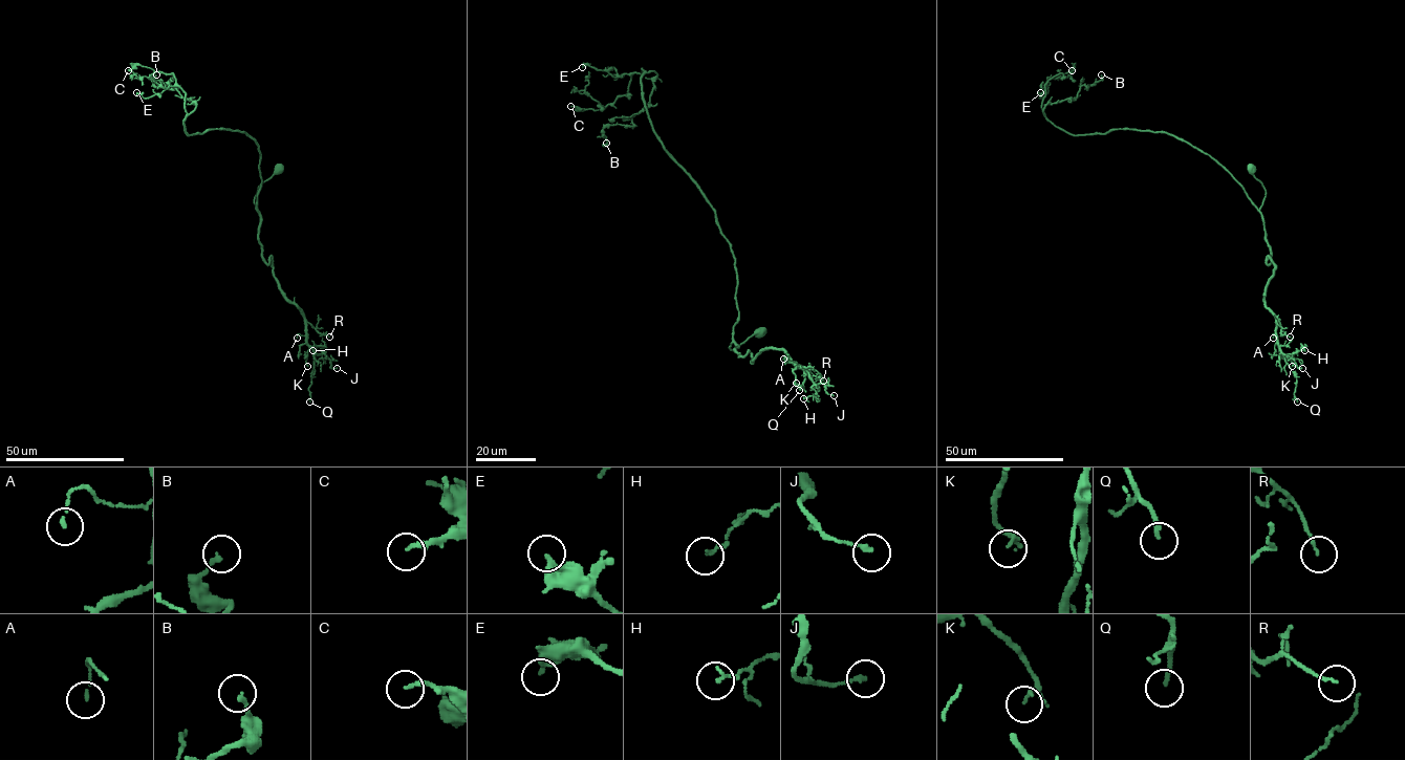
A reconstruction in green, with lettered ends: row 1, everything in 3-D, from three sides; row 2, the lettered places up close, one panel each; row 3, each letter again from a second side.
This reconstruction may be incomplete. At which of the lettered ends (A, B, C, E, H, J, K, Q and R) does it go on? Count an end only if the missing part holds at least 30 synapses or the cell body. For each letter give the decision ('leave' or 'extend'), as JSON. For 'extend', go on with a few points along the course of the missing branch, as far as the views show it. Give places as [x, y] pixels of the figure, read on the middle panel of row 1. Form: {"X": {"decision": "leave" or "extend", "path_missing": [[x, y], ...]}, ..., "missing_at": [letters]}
{"A": {"decision": "leave"}, "B": {"decision": "leave"}, "C": {"decision": "leave"}, "E": {"decision": "leave"}, "H": {"decision": "leave"}, "J": {"decision": "leave"}, "K": {"decision": "leave"}, "Q": {"decision": "leave"}, "R": {"decision": "leave"}, "missing_at": []}

